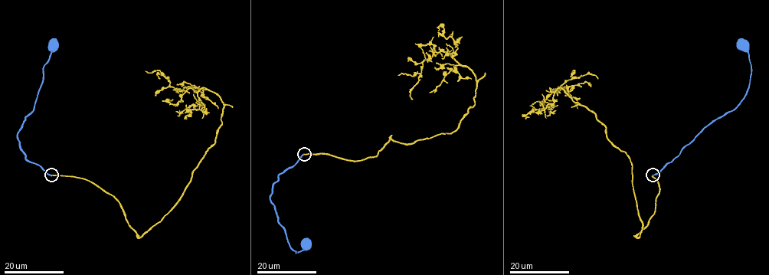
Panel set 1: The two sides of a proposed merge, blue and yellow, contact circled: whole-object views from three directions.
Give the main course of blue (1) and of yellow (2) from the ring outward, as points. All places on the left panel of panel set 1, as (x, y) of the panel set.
1: (51, 175), (40, 165), (26, 158), (20, 148), (17, 132), (32, 110), (42, 81), (43, 66), (54, 44)
2: (51, 175), (109, 193), (139, 237), (158, 224), (214, 143), (223, 105), (204, 87), (179, 90), (159, 79)

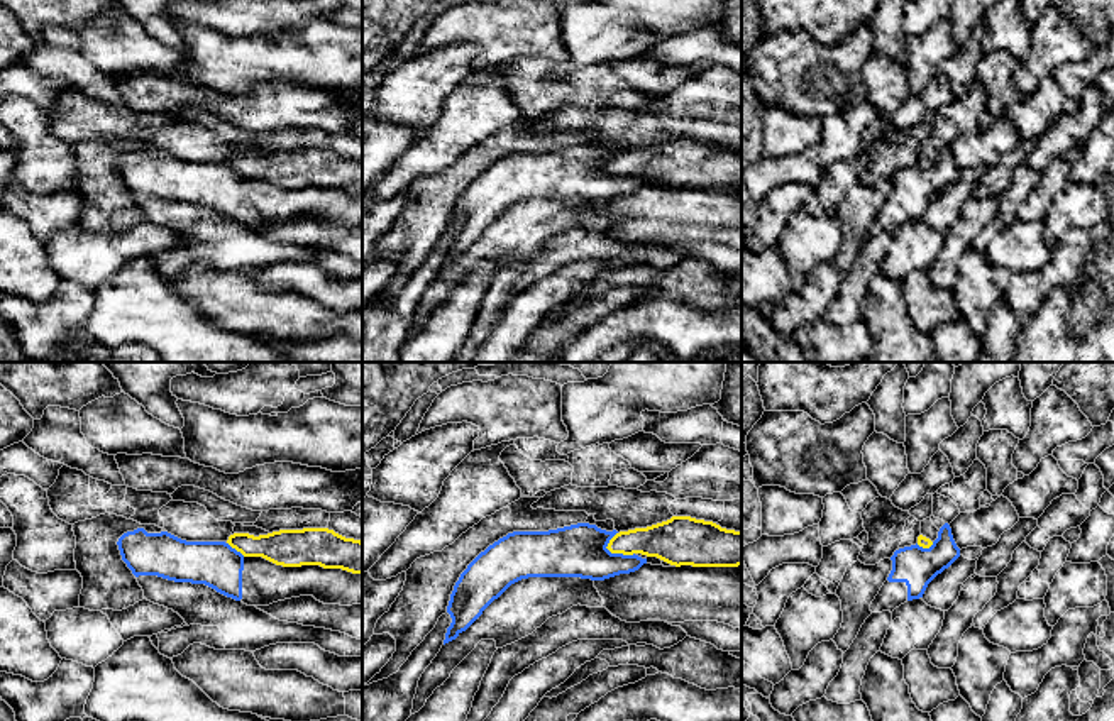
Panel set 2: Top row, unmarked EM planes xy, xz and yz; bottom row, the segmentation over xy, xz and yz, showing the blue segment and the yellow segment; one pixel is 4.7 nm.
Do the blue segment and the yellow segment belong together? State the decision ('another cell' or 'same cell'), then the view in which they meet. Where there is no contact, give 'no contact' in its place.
another cell | xz

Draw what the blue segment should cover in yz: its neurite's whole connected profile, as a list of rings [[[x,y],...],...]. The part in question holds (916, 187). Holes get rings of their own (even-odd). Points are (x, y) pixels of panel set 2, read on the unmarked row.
[[[945,144],[929,169],[918,164],[894,173],[892,191],[870,225],[872,234],[894,232],[923,218],[928,205],[960,178],[951,149]]]

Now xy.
[[[144,149],[124,154],[117,166],[135,198],[205,205],[247,227],[269,227],[300,217],[313,217],[323,225],[362,223],[362,195],[342,190],[283,188],[262,178],[244,178],[225,162],[186,162]]]

